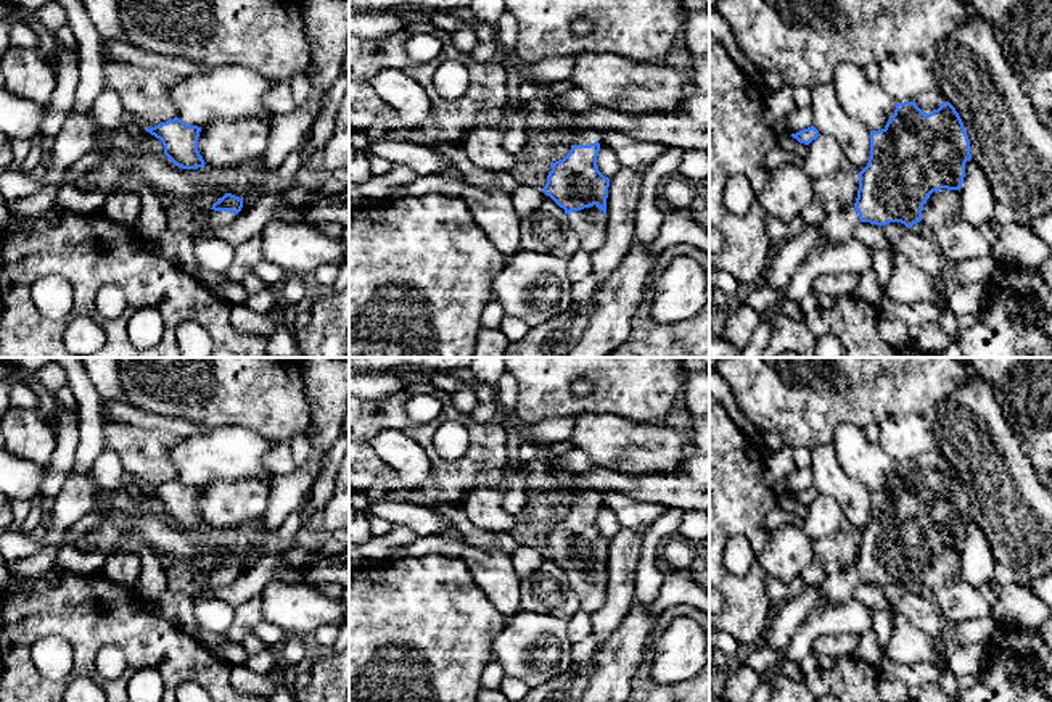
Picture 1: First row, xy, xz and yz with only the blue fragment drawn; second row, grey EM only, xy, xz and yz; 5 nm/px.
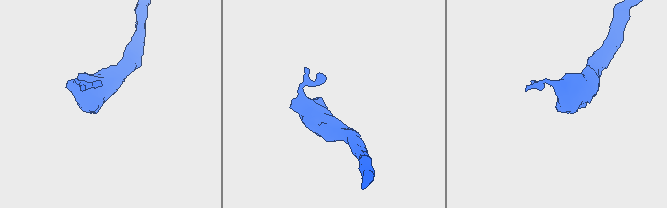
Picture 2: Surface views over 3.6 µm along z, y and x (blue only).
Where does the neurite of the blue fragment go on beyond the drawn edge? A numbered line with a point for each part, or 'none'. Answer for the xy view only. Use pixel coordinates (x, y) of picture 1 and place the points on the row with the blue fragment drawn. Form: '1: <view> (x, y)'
1: xy (214, 218)

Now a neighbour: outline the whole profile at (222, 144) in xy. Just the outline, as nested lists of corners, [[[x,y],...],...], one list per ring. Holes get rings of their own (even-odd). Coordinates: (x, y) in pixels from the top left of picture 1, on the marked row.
[[[257,118],[212,121],[201,126],[198,151],[206,164],[225,174],[246,161],[264,158],[269,135],[269,122]]]

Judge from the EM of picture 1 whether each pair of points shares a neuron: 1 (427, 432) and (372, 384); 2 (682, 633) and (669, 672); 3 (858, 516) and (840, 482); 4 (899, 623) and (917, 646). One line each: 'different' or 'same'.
1: different
2: same
3: same
4: same

